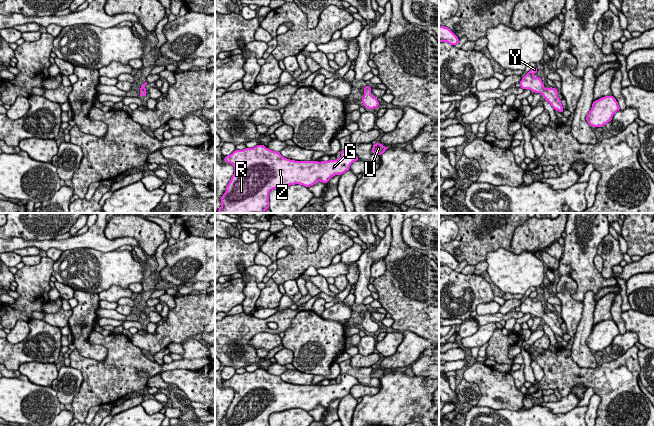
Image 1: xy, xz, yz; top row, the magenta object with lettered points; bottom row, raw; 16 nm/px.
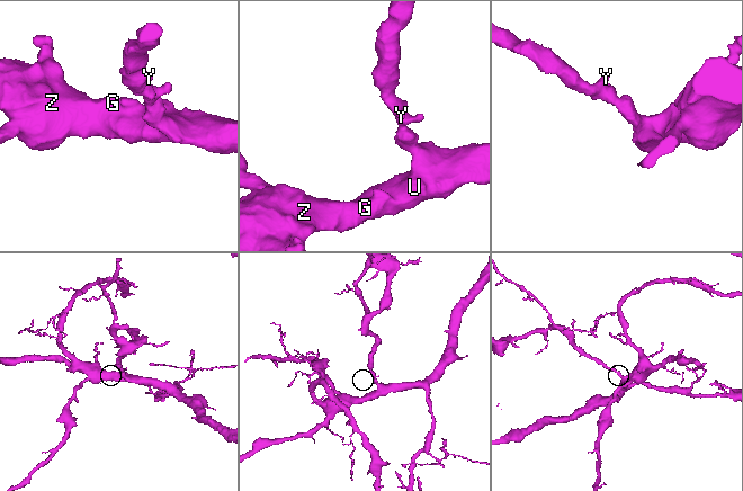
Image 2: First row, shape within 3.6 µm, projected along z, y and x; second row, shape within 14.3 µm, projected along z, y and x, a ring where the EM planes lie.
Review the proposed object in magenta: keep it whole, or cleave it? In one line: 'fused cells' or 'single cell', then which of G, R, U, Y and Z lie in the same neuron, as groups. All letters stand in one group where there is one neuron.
single cell; G R U Y Z

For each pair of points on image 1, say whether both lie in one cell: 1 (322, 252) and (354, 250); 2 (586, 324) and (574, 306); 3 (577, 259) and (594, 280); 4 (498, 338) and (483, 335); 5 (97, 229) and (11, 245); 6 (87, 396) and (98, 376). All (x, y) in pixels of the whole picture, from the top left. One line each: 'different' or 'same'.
1: different
2: different
3: same
4: different
5: same
6: same

